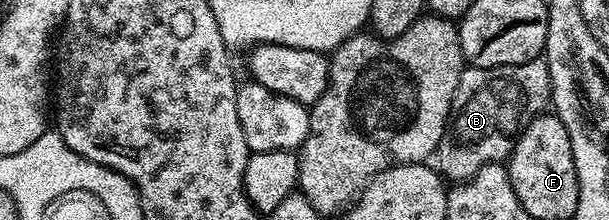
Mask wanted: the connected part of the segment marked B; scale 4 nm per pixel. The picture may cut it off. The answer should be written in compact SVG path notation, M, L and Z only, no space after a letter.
M545 59L503 68L463 67L446 129L432 157L437 171L447 181L465 182L489 164L509 161L522 131L543 115L549 104L550 75Z

